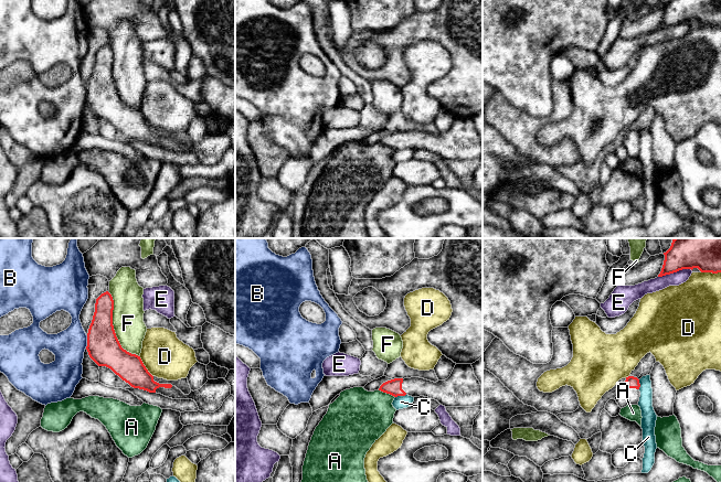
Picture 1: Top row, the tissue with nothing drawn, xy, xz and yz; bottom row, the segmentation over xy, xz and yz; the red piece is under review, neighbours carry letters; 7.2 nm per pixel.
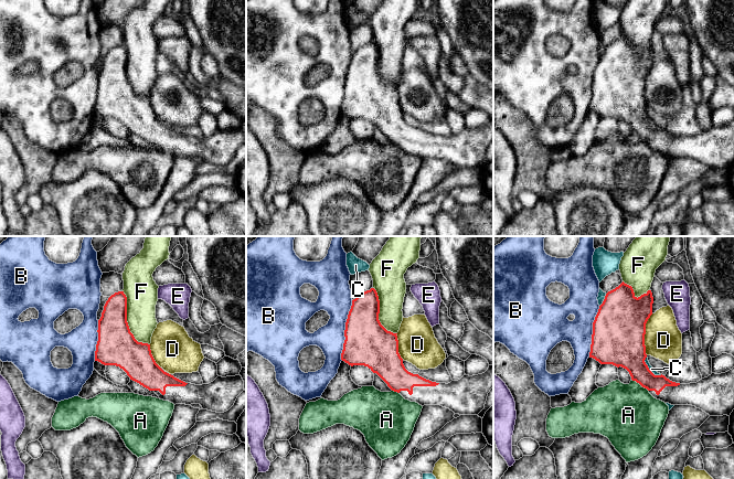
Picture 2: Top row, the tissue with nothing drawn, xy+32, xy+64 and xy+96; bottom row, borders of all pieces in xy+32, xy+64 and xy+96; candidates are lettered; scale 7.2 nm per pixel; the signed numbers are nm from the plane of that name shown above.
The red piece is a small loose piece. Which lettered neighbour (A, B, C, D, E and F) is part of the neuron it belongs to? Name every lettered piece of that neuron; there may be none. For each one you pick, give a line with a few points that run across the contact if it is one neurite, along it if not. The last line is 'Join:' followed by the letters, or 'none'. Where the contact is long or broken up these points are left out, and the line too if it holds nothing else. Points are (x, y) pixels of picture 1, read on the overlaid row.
Join: none

